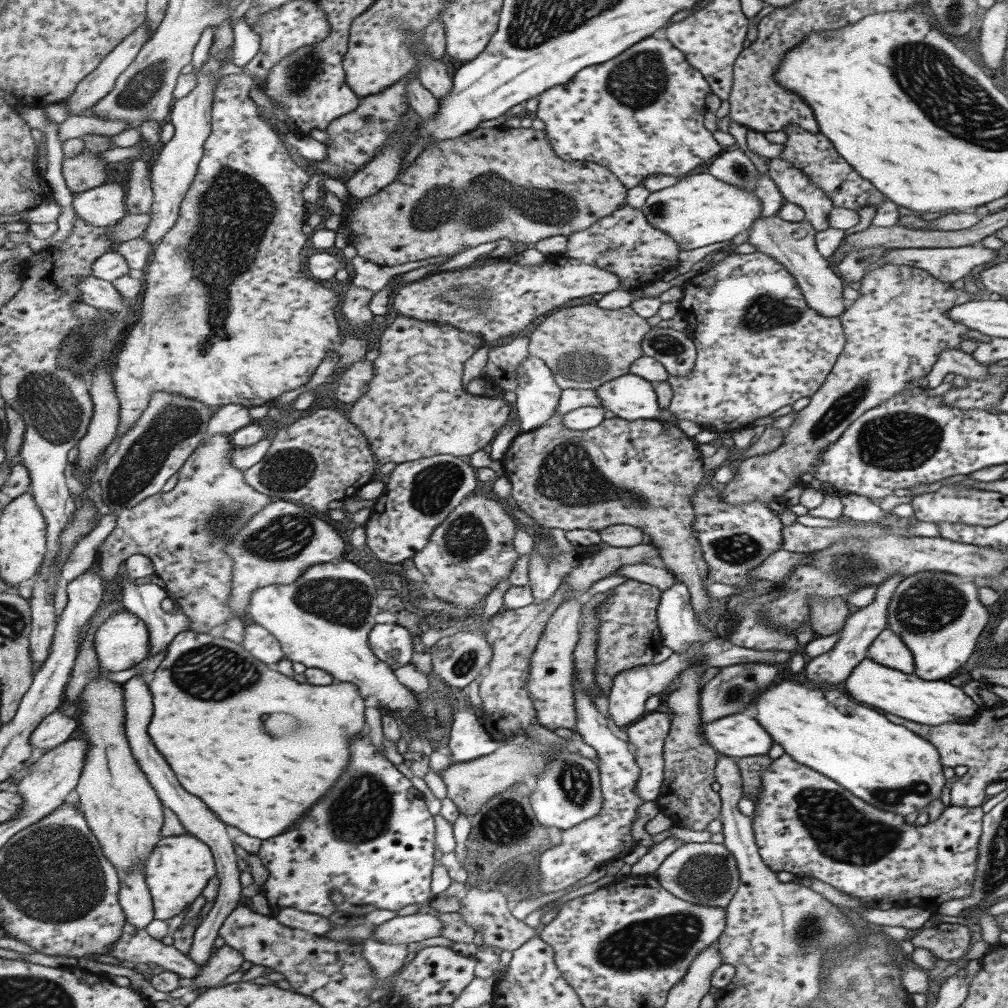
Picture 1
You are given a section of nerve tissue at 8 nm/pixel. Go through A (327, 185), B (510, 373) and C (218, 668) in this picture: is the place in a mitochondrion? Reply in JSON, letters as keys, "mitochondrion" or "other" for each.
{"A":"other","B":"other","C":"mitochondrion"}

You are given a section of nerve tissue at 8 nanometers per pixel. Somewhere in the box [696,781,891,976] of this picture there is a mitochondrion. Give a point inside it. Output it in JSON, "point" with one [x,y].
{"point":[812,933]}

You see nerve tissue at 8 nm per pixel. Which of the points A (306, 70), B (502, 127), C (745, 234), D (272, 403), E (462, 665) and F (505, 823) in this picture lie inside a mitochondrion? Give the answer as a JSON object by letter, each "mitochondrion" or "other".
{"A":"mitochondrion","B":"other","C":"other","D":"other","E":"mitochondrion","F":"mitochondrion"}

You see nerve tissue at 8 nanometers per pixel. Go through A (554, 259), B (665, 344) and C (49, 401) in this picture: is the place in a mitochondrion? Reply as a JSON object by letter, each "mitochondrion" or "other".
{"A":"other","B":"mitochondrion","C":"mitochondrion"}

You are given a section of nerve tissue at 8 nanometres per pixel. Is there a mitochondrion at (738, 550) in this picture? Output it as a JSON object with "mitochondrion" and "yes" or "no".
{"mitochondrion":"yes"}

